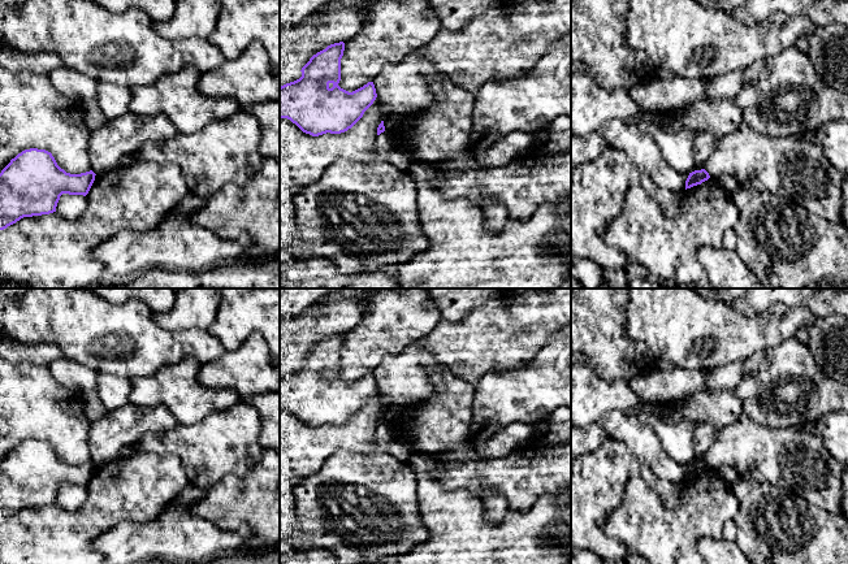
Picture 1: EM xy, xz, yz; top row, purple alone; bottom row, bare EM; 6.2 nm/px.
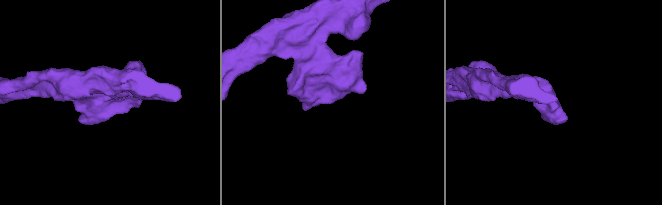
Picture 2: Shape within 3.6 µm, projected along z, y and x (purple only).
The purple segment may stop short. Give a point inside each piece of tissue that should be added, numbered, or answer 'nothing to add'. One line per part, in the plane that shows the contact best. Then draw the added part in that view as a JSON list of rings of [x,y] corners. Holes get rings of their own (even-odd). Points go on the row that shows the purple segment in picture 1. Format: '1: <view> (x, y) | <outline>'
nothing to add

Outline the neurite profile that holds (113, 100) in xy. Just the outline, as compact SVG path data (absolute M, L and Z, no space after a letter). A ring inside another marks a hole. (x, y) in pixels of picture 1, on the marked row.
M104 82L98 83L96 101L108 120L129 113L130 100L130 90Z

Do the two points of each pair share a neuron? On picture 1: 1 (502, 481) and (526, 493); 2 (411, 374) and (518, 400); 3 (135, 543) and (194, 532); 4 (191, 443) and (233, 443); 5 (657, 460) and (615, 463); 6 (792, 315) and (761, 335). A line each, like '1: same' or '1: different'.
1: same
2: different
3: same
4: same
5: different
6: same

